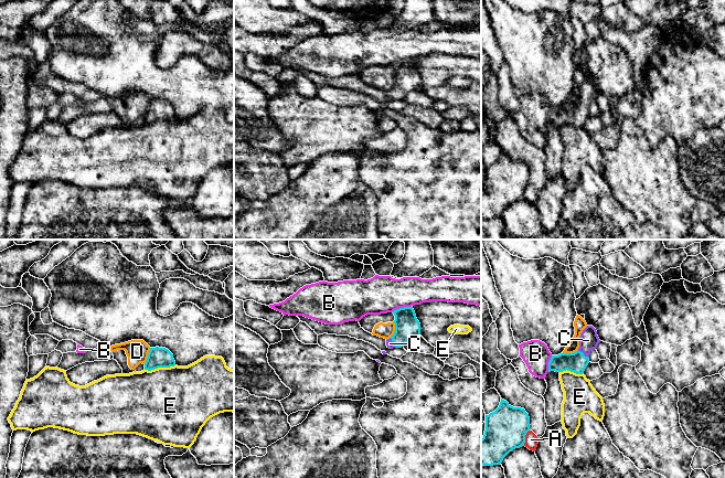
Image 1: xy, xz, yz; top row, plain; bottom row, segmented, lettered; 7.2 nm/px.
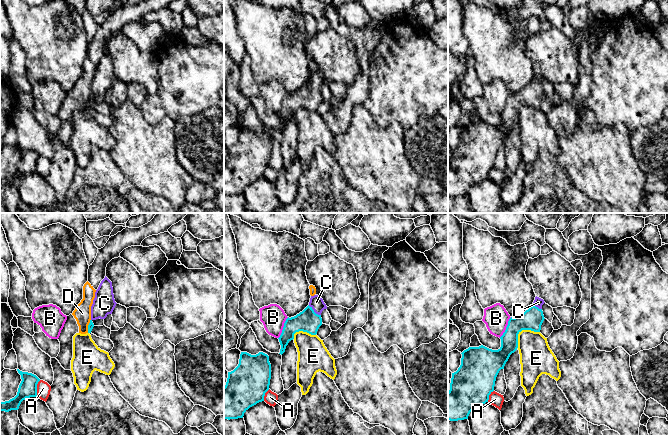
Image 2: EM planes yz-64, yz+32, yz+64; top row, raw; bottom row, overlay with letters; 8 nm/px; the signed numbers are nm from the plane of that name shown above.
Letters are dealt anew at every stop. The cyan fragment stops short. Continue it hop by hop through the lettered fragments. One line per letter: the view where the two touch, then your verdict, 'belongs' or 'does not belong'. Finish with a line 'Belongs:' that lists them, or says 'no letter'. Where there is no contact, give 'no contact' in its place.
A: yz | does not belong
B: xz | does not belong
C: yz | belongs
D: xy | does not belong
E: xy | does not belong
Belongs: C

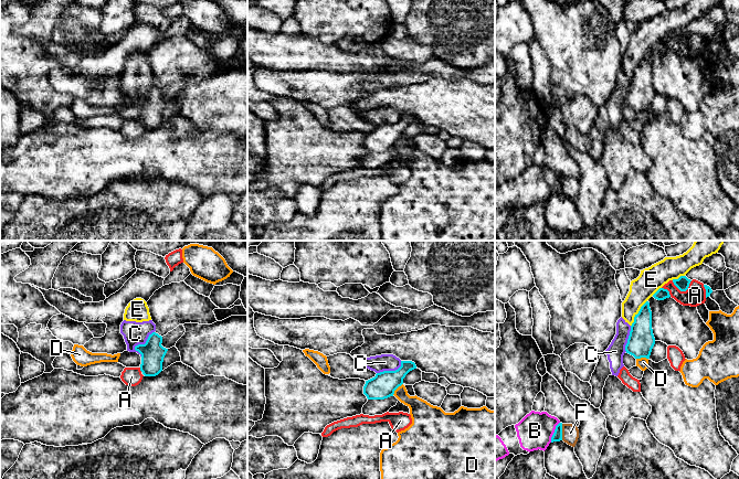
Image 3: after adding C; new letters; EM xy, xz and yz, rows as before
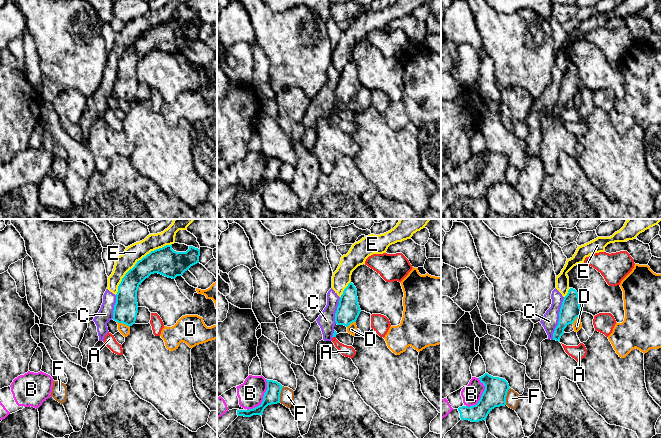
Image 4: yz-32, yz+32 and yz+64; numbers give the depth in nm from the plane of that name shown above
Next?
A: yz | does not belong
B: yz | does not belong
C: xy | does not belong
D: xz | does not belong
E: yz | does not belong
F: yz | does not belong
Belongs: no letter

